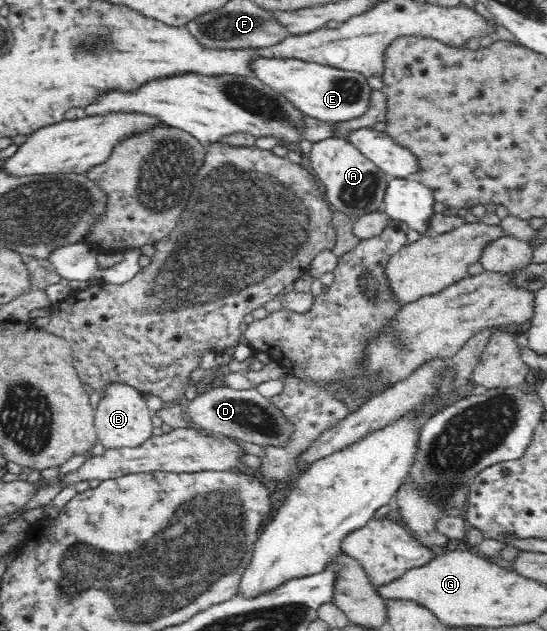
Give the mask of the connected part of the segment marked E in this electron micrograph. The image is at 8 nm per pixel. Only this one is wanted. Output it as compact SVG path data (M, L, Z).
M259 57L252 64L252 74L260 82L284 94L306 116L330 124L347 122L363 116L369 108L371 93L367 77L356 72L341 70L299 59L265 59Z

